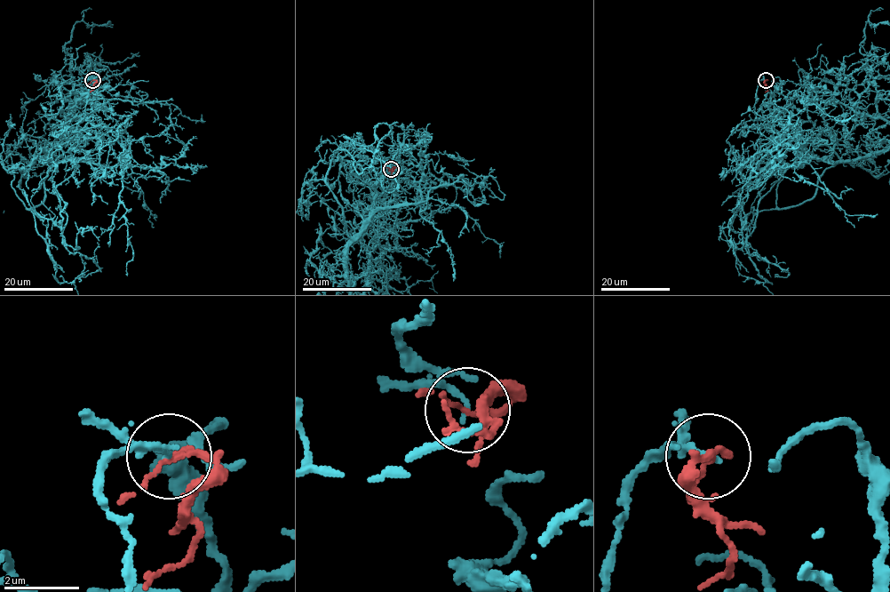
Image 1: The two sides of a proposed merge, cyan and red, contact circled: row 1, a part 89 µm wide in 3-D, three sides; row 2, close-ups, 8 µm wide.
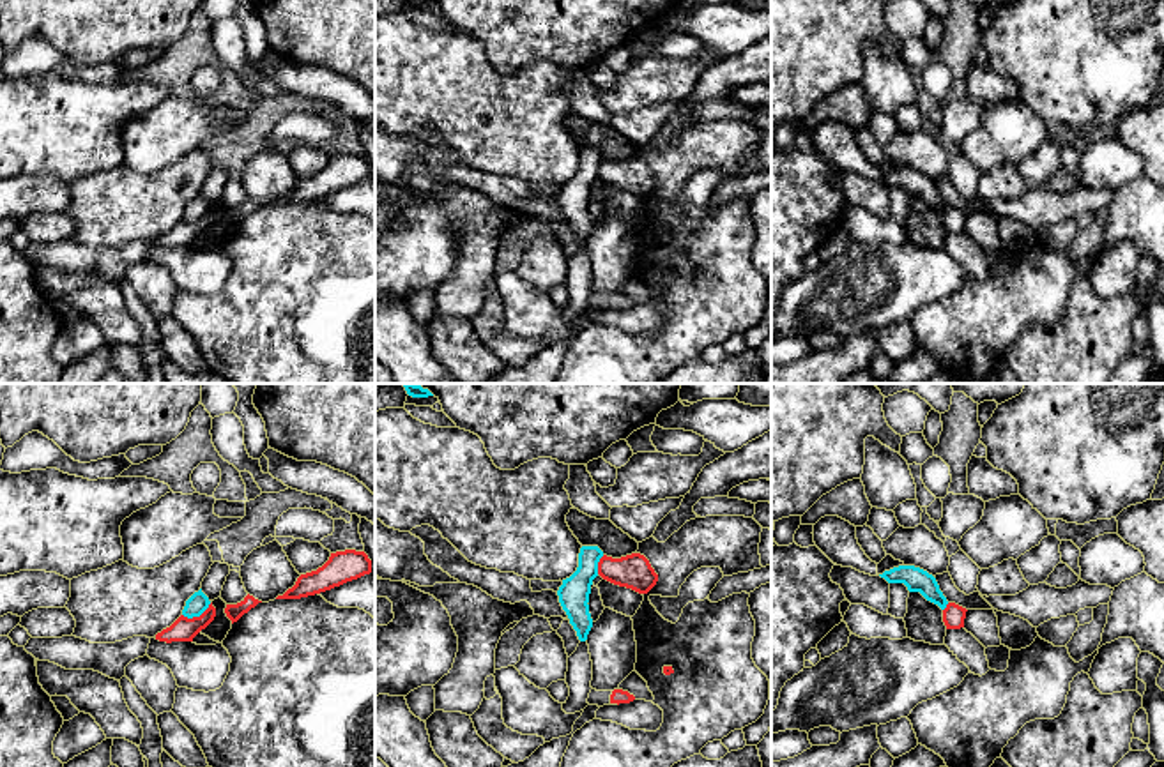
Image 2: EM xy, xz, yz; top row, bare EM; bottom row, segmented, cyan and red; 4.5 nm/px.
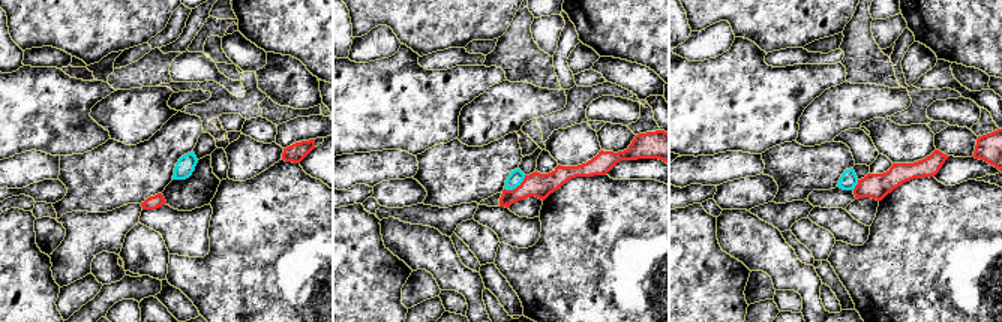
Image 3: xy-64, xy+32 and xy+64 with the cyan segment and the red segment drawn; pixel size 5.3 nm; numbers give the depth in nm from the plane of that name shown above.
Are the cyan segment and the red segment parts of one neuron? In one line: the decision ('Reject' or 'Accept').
Reject

